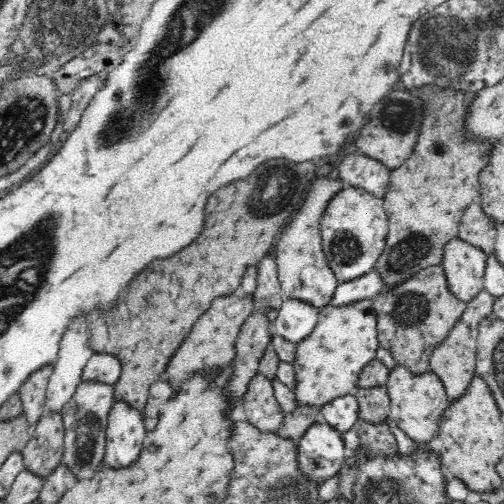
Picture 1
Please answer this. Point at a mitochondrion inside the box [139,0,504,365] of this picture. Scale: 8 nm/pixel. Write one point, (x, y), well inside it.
(441, 46)

